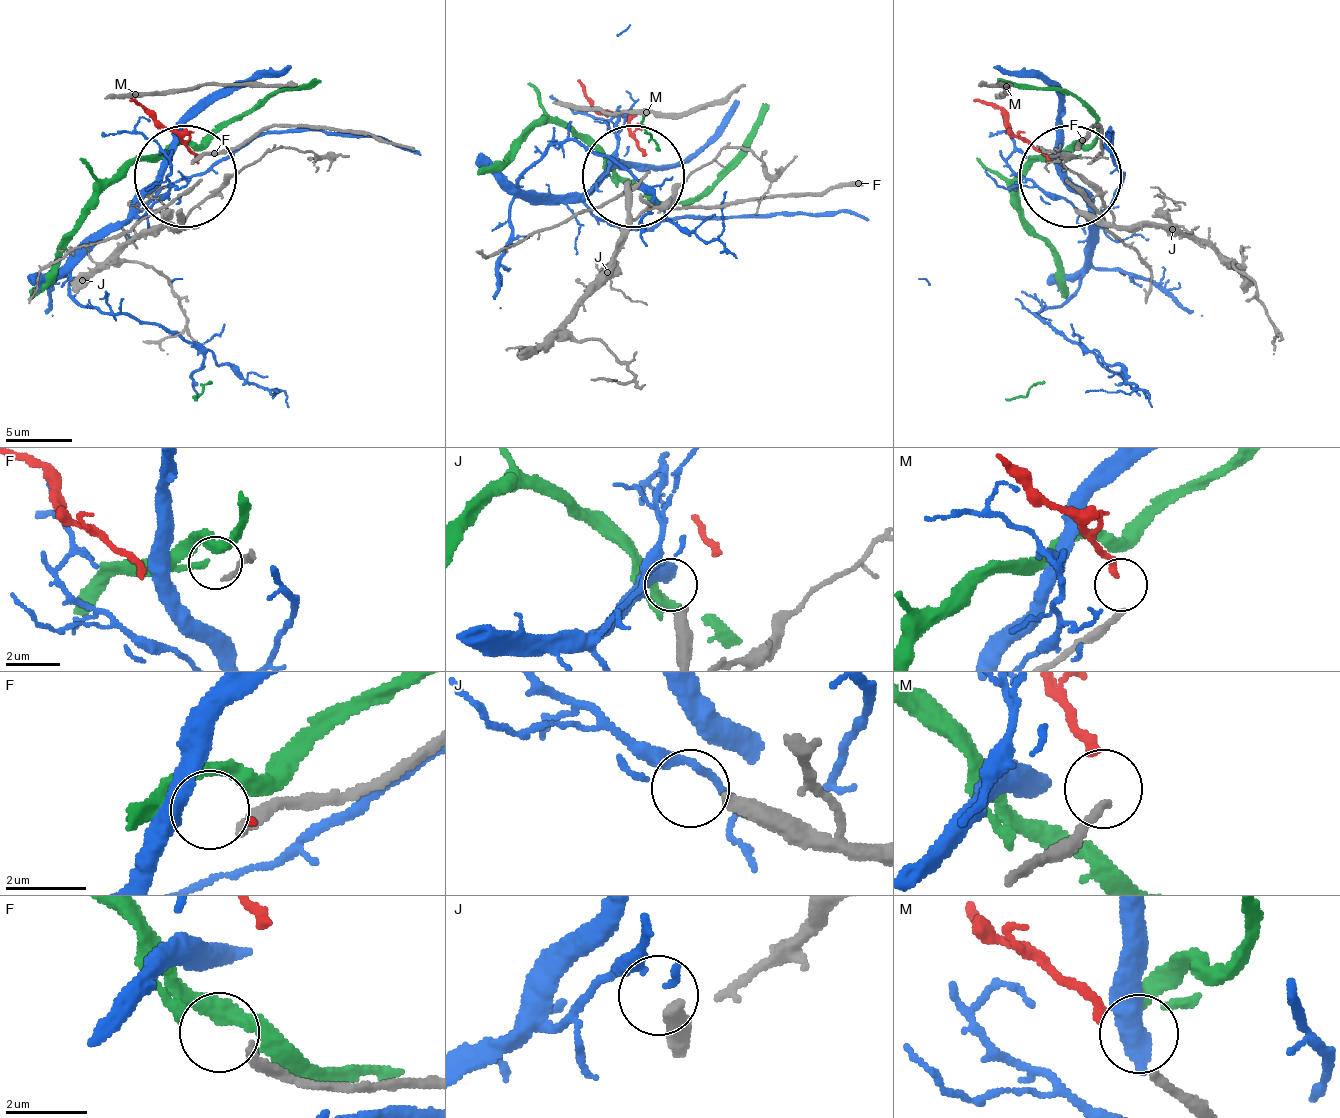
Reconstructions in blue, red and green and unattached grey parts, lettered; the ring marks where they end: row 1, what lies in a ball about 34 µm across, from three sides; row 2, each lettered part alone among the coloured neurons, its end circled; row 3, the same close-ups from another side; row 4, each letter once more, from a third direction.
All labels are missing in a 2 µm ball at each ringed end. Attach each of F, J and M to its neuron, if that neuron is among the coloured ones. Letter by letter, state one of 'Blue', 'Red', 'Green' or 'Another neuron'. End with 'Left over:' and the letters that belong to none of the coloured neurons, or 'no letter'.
F: Green
J: Another neuron
M: Red
Left over: J

